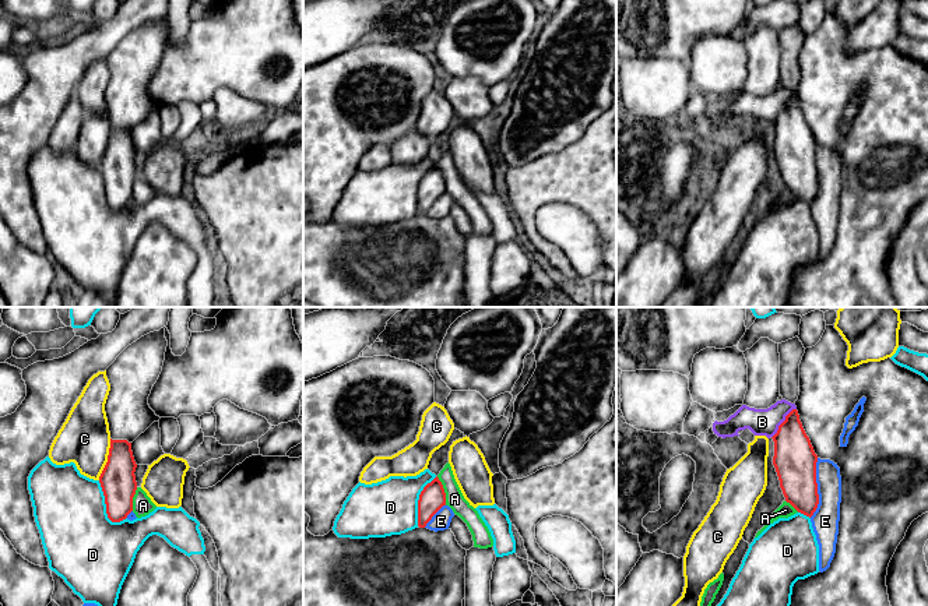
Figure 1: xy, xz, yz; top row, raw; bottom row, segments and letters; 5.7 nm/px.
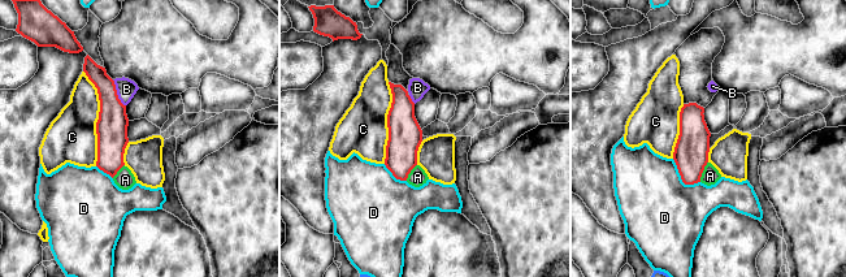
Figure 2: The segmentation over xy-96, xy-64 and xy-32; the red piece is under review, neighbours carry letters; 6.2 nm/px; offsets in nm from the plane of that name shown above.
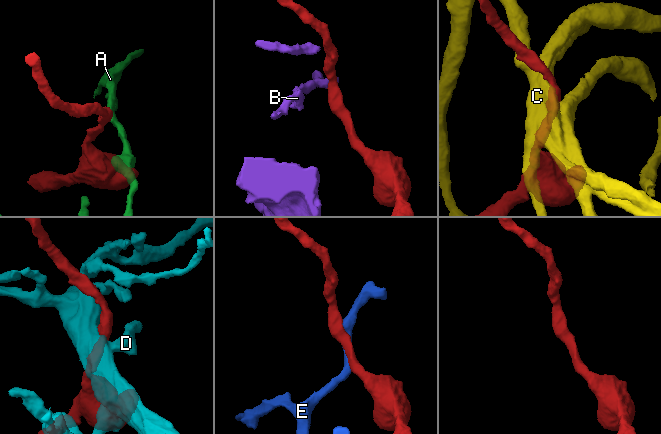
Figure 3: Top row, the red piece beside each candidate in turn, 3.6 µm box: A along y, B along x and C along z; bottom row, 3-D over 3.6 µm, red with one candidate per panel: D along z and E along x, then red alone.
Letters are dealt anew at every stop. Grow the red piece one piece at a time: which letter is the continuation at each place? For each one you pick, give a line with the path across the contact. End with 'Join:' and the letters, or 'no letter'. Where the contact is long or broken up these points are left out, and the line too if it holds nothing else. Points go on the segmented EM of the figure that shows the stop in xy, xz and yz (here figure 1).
Join: no letter

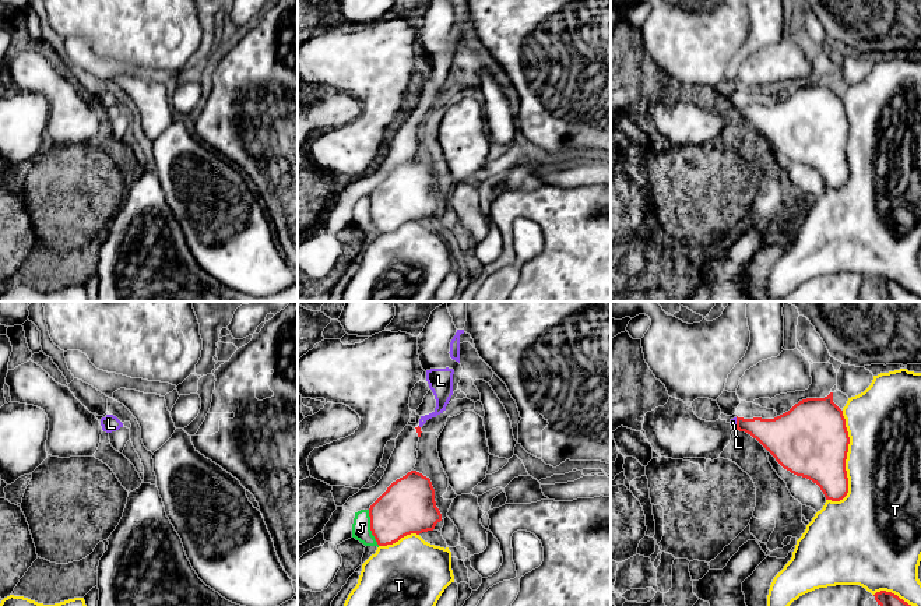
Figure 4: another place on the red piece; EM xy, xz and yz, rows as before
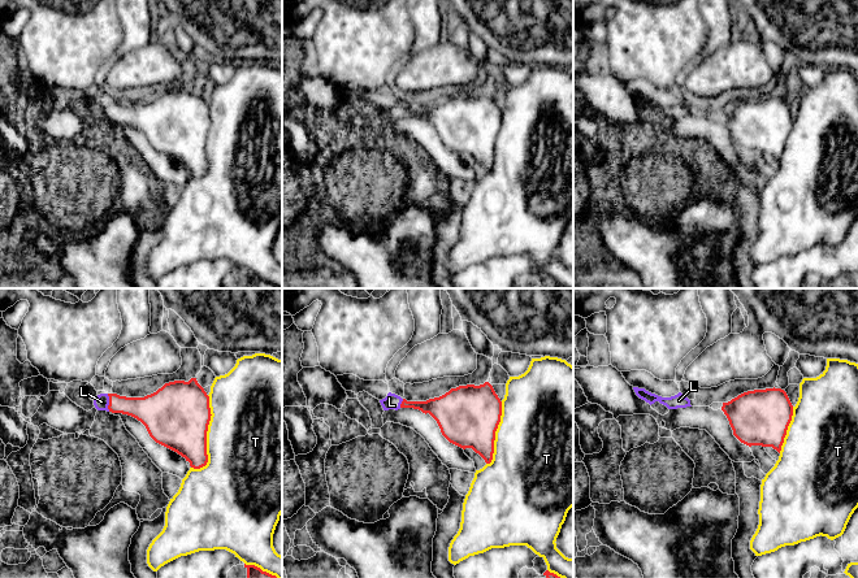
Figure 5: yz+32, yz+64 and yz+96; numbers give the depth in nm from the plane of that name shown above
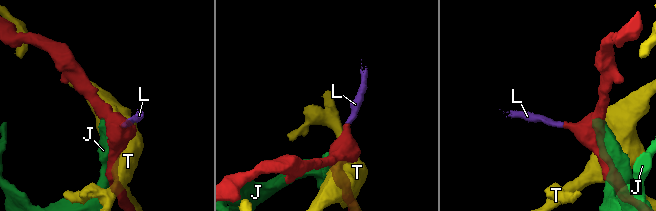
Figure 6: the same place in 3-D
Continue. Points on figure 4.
L: way yz (777, 436), (755, 426), (737, 423), (733, 422)
Join: L

